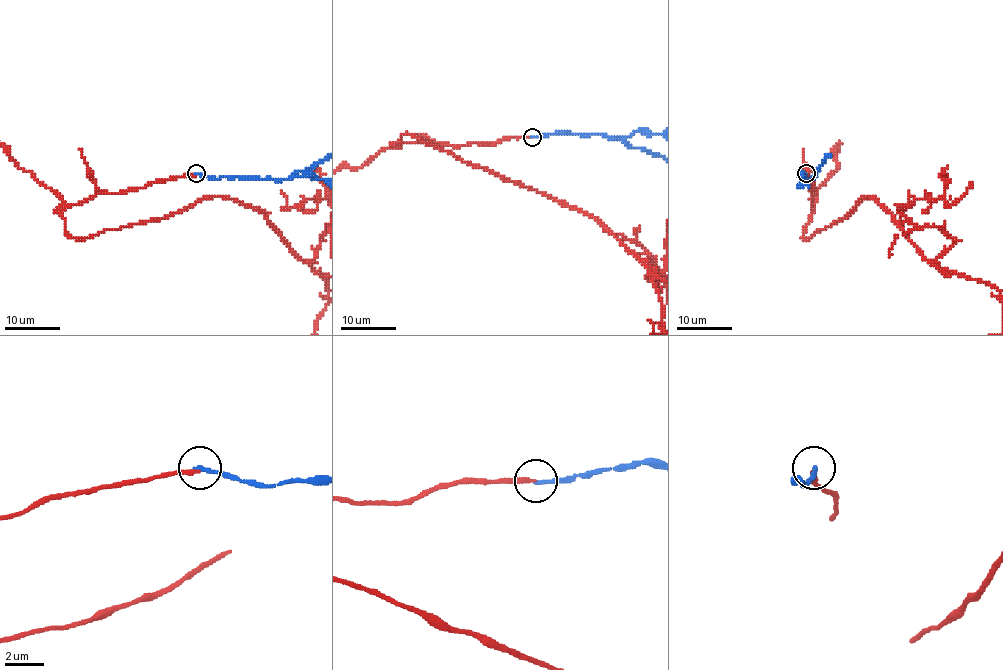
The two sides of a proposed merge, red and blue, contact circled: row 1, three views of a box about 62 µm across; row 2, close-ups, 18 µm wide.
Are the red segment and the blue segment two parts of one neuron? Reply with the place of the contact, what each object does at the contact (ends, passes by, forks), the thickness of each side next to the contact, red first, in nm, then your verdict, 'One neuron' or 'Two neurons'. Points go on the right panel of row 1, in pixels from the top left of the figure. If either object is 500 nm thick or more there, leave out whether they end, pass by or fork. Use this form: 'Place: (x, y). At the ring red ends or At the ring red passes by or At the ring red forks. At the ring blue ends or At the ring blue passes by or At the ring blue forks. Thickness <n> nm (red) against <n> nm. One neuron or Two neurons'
Place: (806, 173). At the ring red ends. At the ring blue ends. Thickness 200 nm (red) against 200 nm. Two neurons

